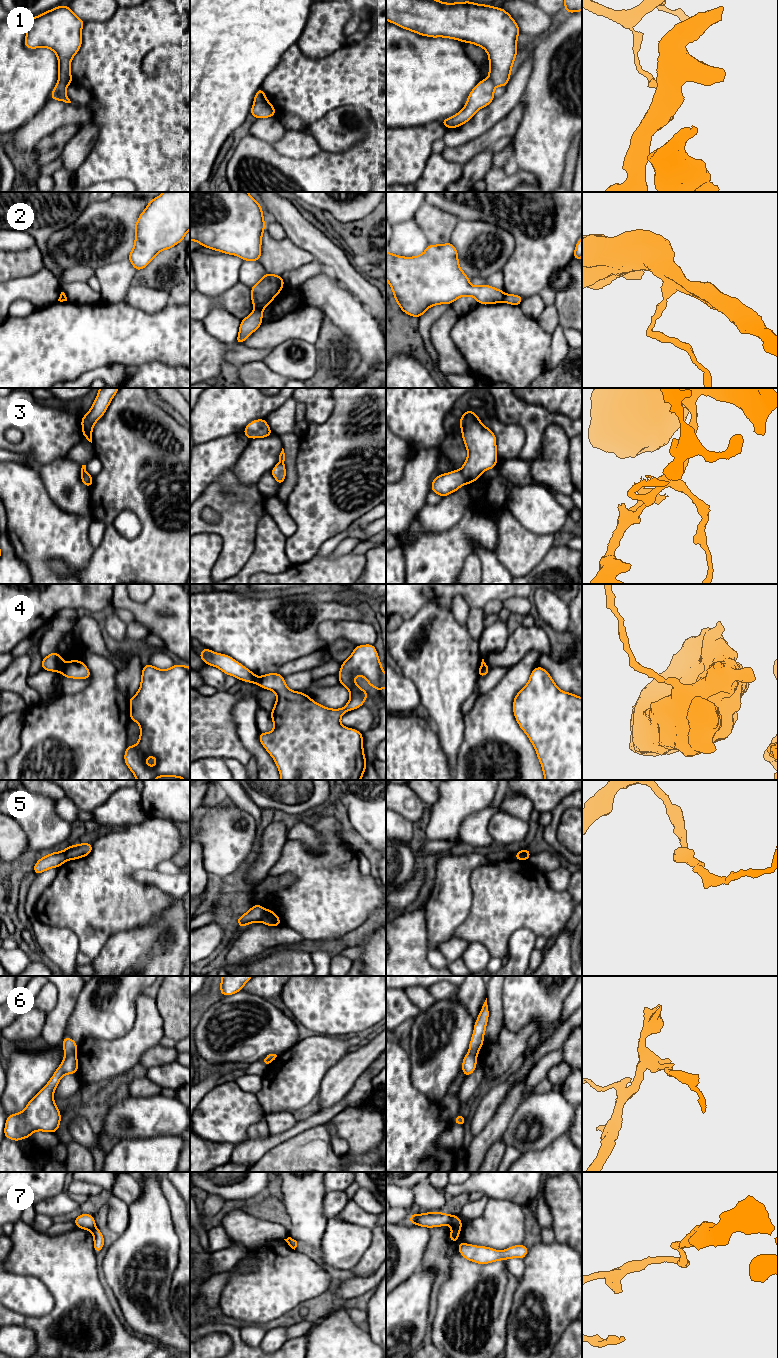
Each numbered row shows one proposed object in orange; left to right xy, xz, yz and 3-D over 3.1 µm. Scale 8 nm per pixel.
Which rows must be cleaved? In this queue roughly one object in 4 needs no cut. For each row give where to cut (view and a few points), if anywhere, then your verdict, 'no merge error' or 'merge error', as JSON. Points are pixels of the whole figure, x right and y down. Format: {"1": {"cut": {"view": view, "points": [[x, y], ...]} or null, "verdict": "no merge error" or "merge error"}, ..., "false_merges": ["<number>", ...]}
{"1": {"cut": {"view": "xz", "points": [[266, 100], [254, 103]]}, "verdict": "merge error"}, "2": {"cut": {"view": "xz", "points": [[255, 308], [261, 310]]}, "verdict": "merge error"}, "3": {"cut": {"view": "yz", "points": [[460, 471], [466, 482]]}, "verdict": "merge error"}, "4": {"cut": {"view": "xy", "points": [[63, 666], [60, 671]]}, "verdict": "merge error"}, "5": {"cut": {"view": "xy", "points": [[63, 850], [67, 859]]}, "verdict": "merge error"}, "6": {"cut": {"view": "xy", "points": [[75, 1051], [66, 1054]]}, "verdict": "merge error"}, "7": {"cut": {"view": "yz", "points": [[453, 1228], [459, 1229]]}, "verdict": "merge error"}, "false_merges": ["1", "2", "3", "4", "5", "6", "7"]}

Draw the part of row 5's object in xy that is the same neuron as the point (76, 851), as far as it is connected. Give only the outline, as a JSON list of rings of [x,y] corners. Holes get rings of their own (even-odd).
[[[92,843],[75,844],[64,849],[67,860],[75,860],[88,856],[93,850]]]

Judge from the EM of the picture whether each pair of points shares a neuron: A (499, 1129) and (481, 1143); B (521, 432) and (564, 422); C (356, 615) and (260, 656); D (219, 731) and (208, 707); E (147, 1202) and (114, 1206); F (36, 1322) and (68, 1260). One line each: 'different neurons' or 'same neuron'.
A: same neuron
B: same neuron
C: same neuron
D: same neuron
E: different neurons
F: same neuron

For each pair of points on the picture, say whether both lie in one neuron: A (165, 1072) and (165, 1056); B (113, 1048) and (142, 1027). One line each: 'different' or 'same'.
A: different
B: same

